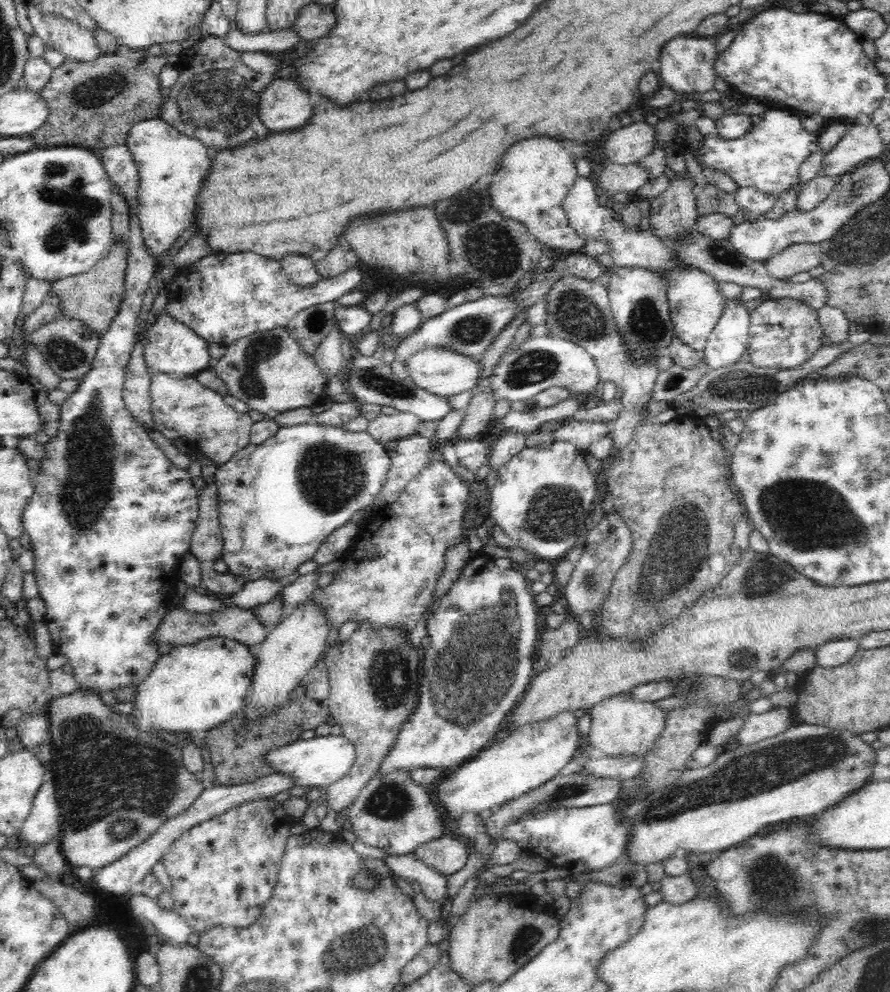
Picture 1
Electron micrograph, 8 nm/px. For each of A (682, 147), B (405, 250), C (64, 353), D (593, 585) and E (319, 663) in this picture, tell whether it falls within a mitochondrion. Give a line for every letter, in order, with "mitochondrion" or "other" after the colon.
A: other
B: other
C: mitochondrion
D: mitochondrion
E: other

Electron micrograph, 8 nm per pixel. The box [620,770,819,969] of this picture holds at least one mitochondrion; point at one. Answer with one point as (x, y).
(769, 878)

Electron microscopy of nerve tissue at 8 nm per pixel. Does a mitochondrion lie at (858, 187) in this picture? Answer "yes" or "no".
yes

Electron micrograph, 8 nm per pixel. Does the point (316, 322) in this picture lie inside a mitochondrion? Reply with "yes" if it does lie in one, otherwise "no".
no

